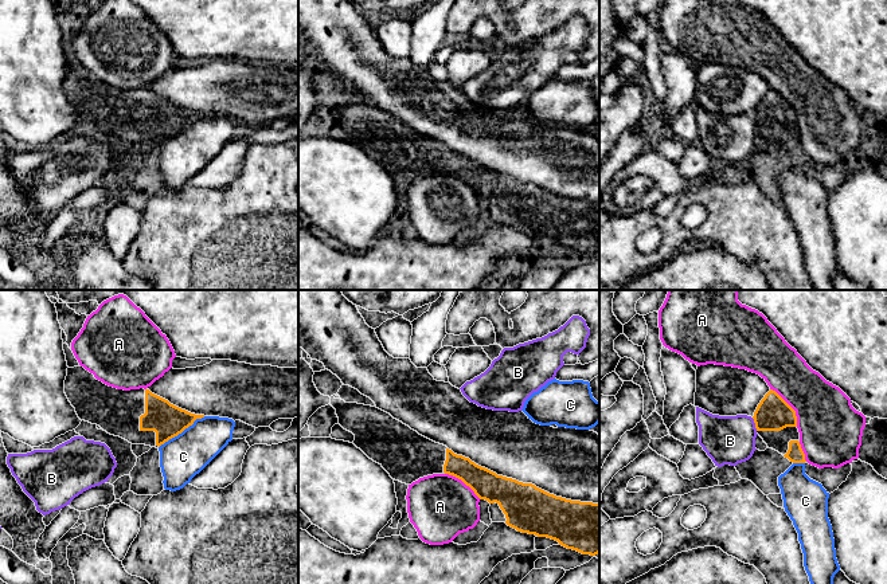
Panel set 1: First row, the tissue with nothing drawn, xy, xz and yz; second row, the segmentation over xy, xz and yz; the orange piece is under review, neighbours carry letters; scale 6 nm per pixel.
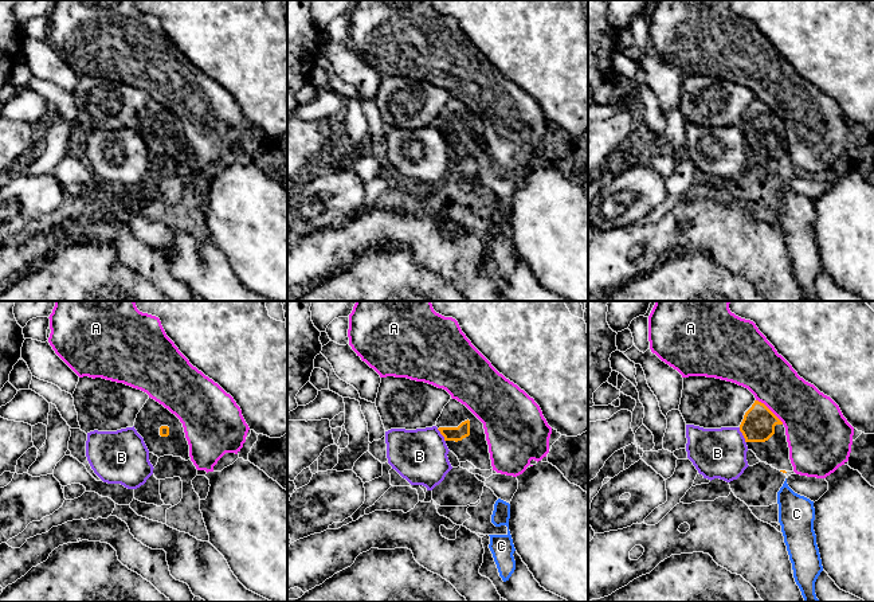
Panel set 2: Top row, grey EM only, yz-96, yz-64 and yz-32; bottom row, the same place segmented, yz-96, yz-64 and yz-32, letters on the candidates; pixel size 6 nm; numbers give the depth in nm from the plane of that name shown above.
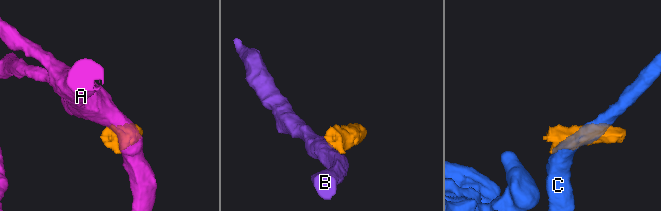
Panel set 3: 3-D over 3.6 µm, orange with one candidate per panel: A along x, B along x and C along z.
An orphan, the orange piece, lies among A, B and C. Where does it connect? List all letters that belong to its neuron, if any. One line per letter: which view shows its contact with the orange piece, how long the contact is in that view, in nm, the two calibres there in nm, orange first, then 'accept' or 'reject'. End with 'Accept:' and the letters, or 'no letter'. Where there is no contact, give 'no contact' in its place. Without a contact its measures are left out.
A: contact in yz; length 280 nm; calibres 200 and 360 nm; reject
B: contact in yz; length 90 nm; calibres 200 and 280 nm; reject
C: contact in xy; length 340 nm; calibres 200 and 260 nm; reject
Accept: no letter

